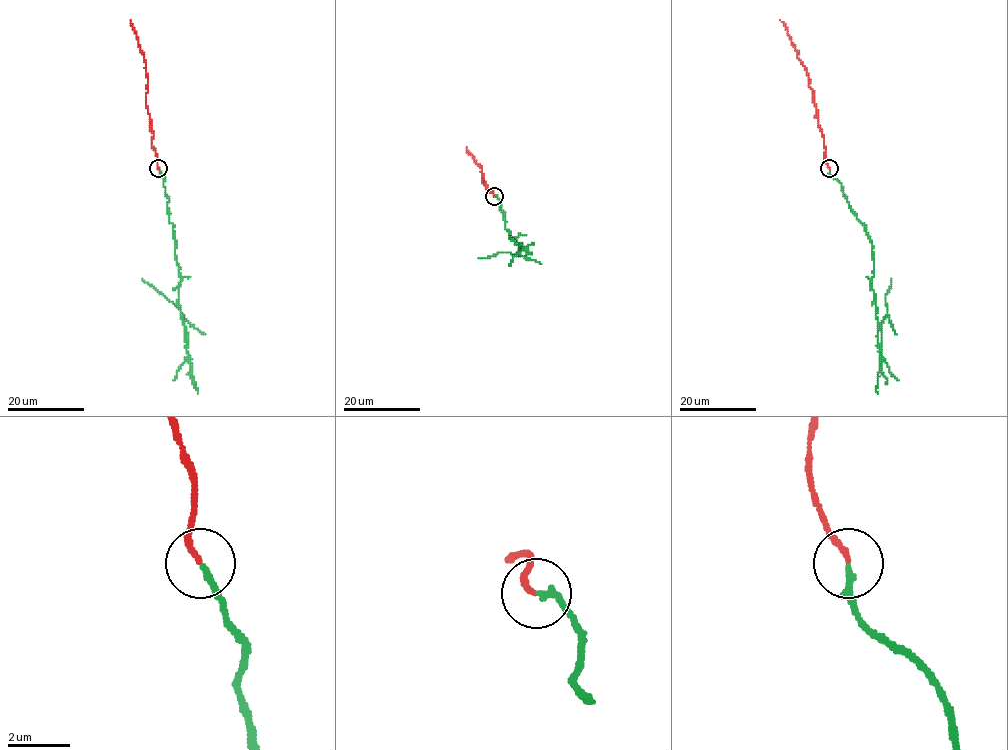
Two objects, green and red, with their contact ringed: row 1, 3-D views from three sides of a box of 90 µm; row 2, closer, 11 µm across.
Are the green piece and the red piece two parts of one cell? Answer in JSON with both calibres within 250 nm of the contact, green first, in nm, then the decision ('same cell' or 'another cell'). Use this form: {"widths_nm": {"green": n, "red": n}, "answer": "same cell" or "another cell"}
{"widths_nm": {"green": 190, "red": 170}, "answer": "another cell"}

